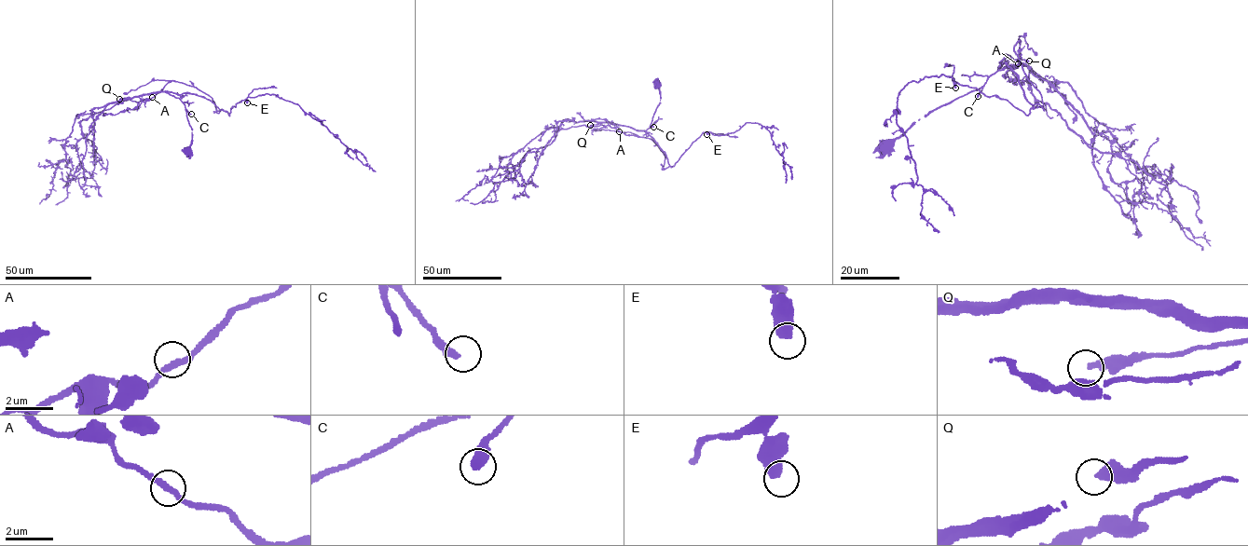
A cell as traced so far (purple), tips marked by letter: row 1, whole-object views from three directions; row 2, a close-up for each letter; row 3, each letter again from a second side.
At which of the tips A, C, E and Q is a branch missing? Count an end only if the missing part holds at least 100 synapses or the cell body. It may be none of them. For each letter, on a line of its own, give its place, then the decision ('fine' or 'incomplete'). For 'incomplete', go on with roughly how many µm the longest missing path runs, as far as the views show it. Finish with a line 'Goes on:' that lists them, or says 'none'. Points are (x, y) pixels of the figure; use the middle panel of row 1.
A: place (619, 131); fine
C: place (653, 127); fine
E: place (706, 134); fine
Q: place (590, 125); fine
Goes on: none

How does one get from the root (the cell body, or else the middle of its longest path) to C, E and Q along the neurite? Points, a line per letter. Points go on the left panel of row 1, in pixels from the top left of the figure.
C: (188, 153), (192, 129), (185, 109), (191, 114)
E: (188, 153), (192, 129), (185, 106), (166, 92), (197, 94), (229, 116), (237, 102), (245, 100), (247, 102)
Q: (188, 153), (192, 129), (179, 99), (160, 91), (119, 99)

